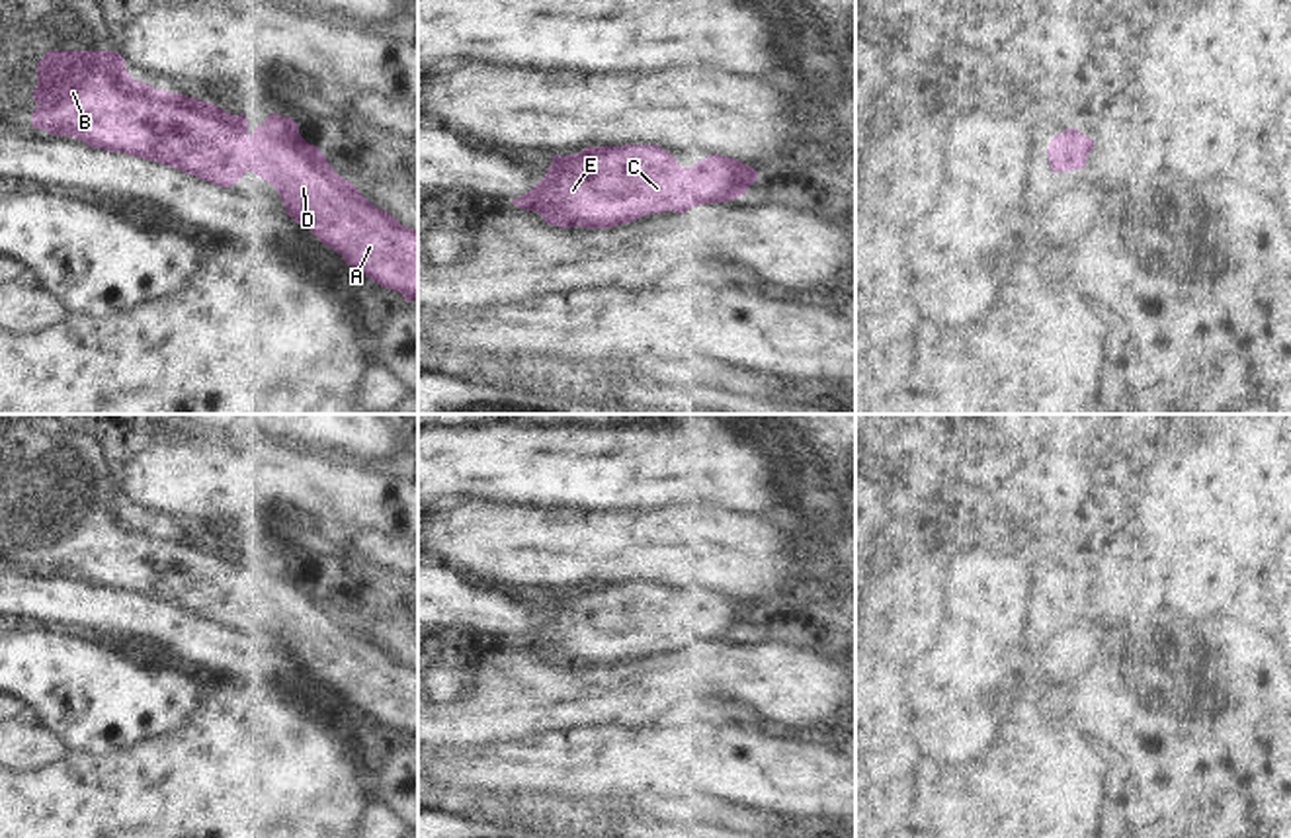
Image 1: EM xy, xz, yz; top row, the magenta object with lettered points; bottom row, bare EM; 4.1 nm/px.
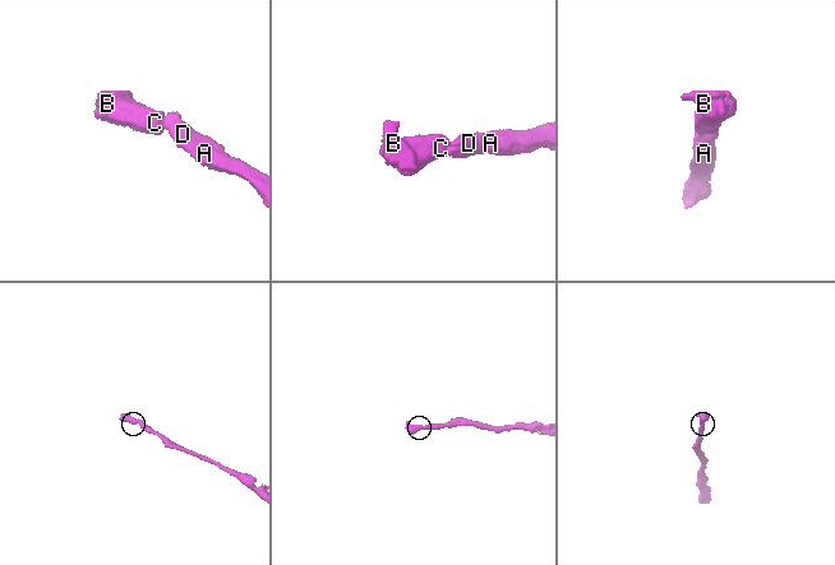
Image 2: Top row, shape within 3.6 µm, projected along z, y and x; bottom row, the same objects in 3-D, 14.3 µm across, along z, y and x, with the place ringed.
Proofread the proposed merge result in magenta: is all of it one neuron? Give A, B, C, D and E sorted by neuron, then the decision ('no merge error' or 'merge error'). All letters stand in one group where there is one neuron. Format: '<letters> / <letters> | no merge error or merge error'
A B C D E | no merge error

